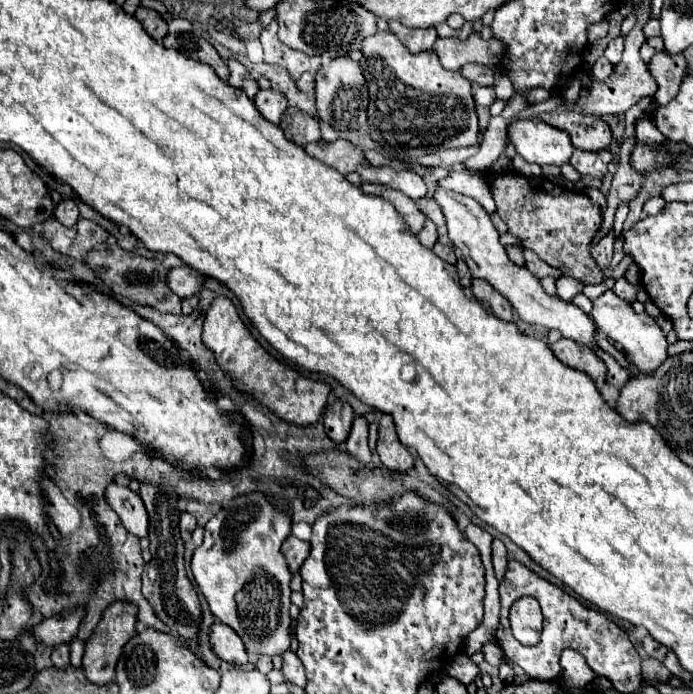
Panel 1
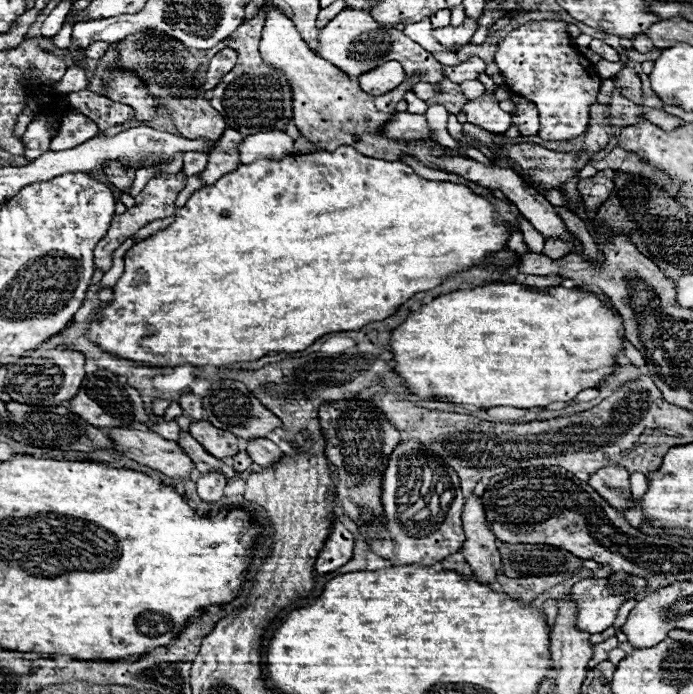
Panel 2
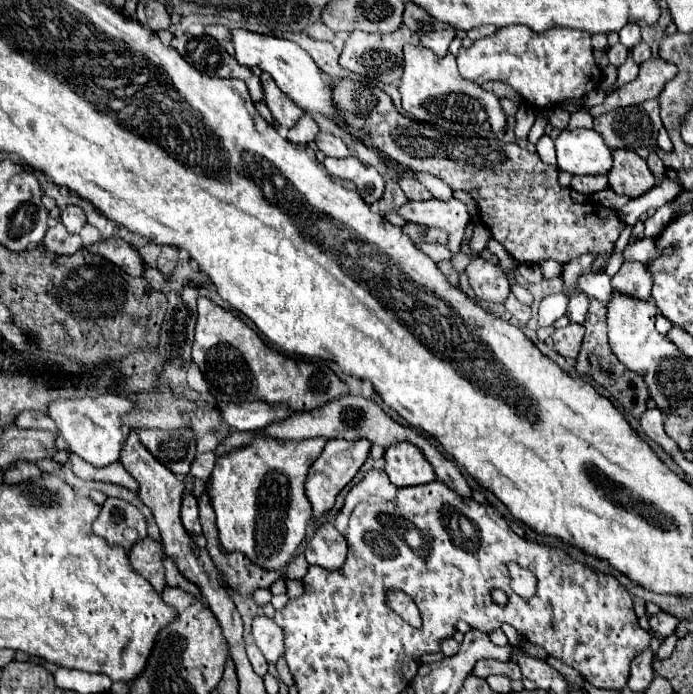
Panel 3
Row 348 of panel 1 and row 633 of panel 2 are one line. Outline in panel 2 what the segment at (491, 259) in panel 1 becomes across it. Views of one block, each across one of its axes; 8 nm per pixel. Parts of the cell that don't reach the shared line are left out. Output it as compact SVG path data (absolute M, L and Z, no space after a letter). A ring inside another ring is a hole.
M612 572L608 578L586 578L586 580L576 582L570 592L570 598L578 604L578 624L576 626L590 634L604 632L606 628L614 624L618 608L626 600L638 600L636 596L644 596L646 586L648 586L646 578L632 576L628 572Z

